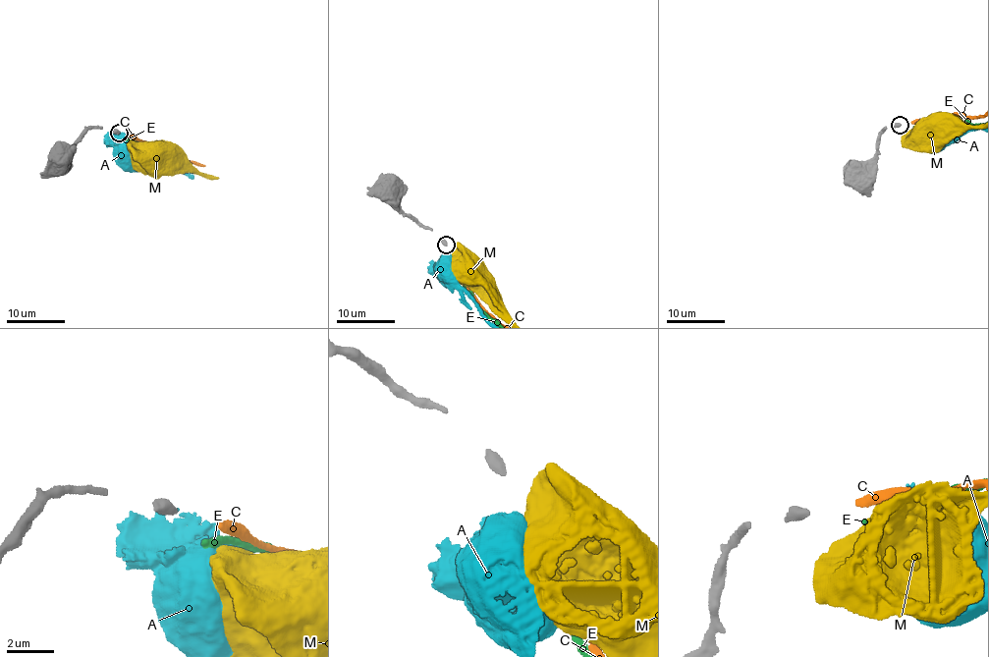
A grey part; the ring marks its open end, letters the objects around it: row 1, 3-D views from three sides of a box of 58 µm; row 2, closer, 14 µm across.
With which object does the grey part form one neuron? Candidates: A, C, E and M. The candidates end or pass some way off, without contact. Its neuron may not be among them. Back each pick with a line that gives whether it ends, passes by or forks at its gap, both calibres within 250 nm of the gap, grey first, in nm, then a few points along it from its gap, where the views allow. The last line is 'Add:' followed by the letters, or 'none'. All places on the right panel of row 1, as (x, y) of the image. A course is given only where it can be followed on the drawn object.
C: it ends there; 440 nm thick on the grey side, 360 nm on the other
Add: C

